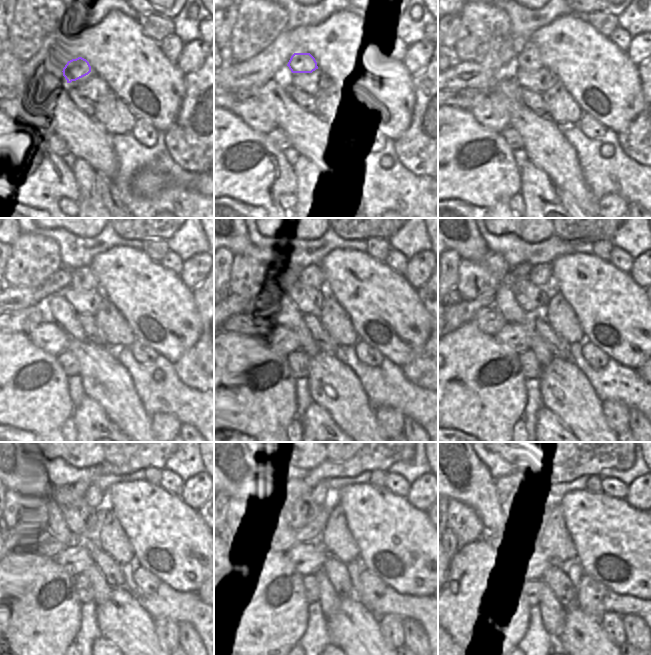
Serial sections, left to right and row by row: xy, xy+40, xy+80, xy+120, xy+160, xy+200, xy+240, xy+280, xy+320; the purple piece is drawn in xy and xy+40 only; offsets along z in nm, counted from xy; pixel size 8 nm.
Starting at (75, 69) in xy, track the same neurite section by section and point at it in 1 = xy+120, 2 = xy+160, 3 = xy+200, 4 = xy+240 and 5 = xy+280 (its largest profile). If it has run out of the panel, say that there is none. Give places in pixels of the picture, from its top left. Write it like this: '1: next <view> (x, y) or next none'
1: next xy+120 (83, 279)
2: next xy+160 (312, 276)
3: next xy+200 (540, 275)
4: next xy+240 (95, 497)
5: next xy+280 (322, 492)

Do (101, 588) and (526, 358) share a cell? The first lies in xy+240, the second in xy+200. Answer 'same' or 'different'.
different

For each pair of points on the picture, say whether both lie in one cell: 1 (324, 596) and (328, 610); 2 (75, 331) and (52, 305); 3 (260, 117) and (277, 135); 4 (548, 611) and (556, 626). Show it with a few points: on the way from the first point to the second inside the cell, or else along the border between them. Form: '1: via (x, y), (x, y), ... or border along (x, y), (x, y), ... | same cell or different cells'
1: via (327, 599), (328, 607) | same cell
2: via (71, 325), (58, 311) | same cell
3: border along (276, 128), (266, 134) | different cells
4: via (552, 615), (553, 622) | same cell

